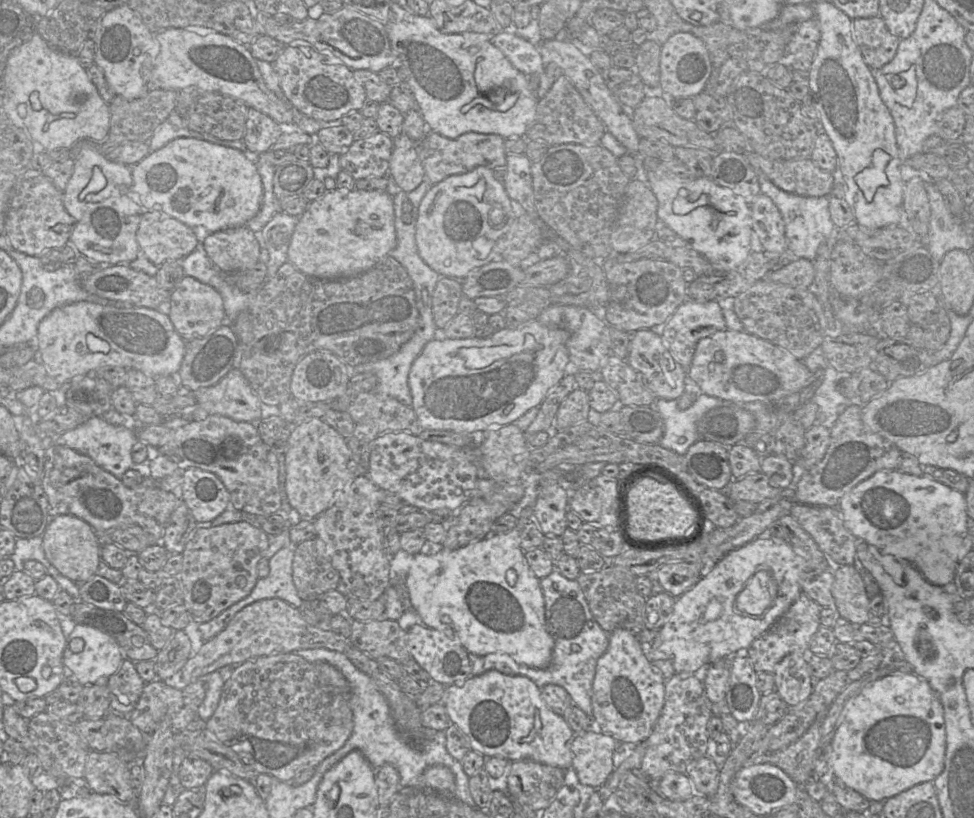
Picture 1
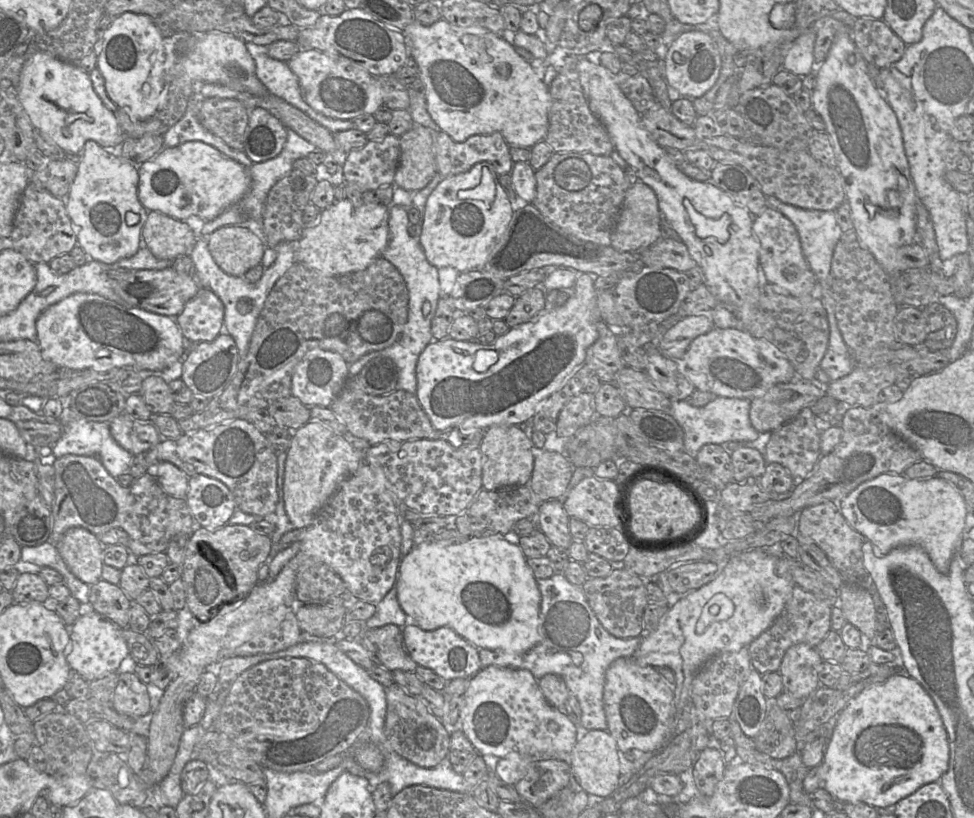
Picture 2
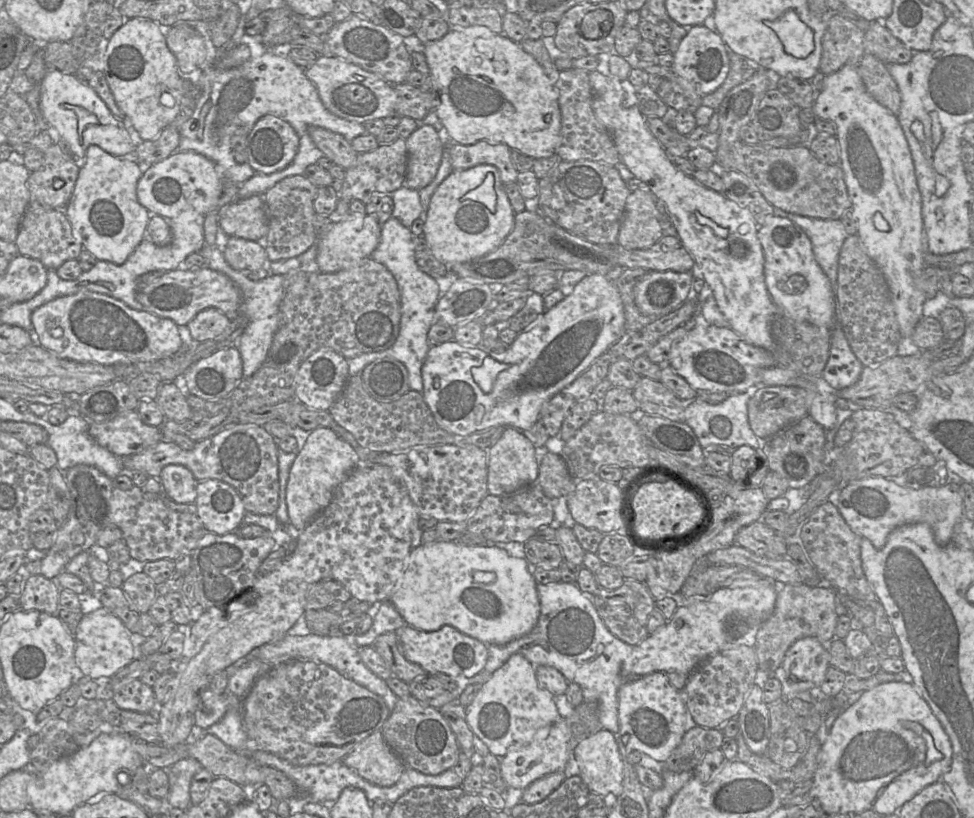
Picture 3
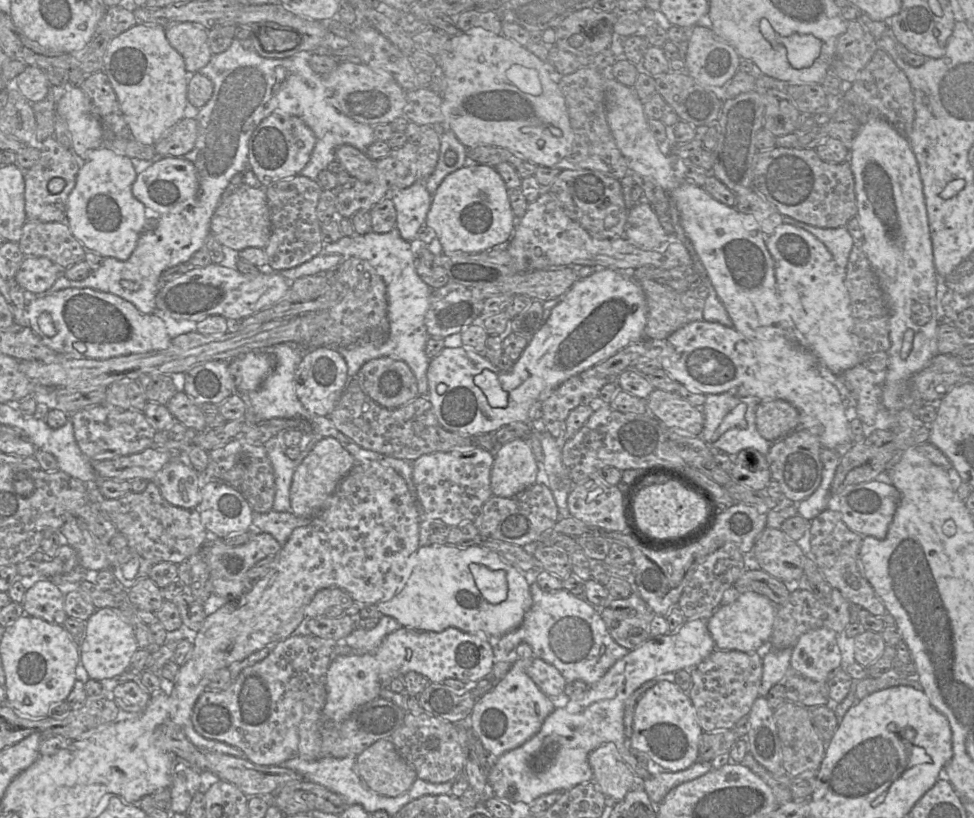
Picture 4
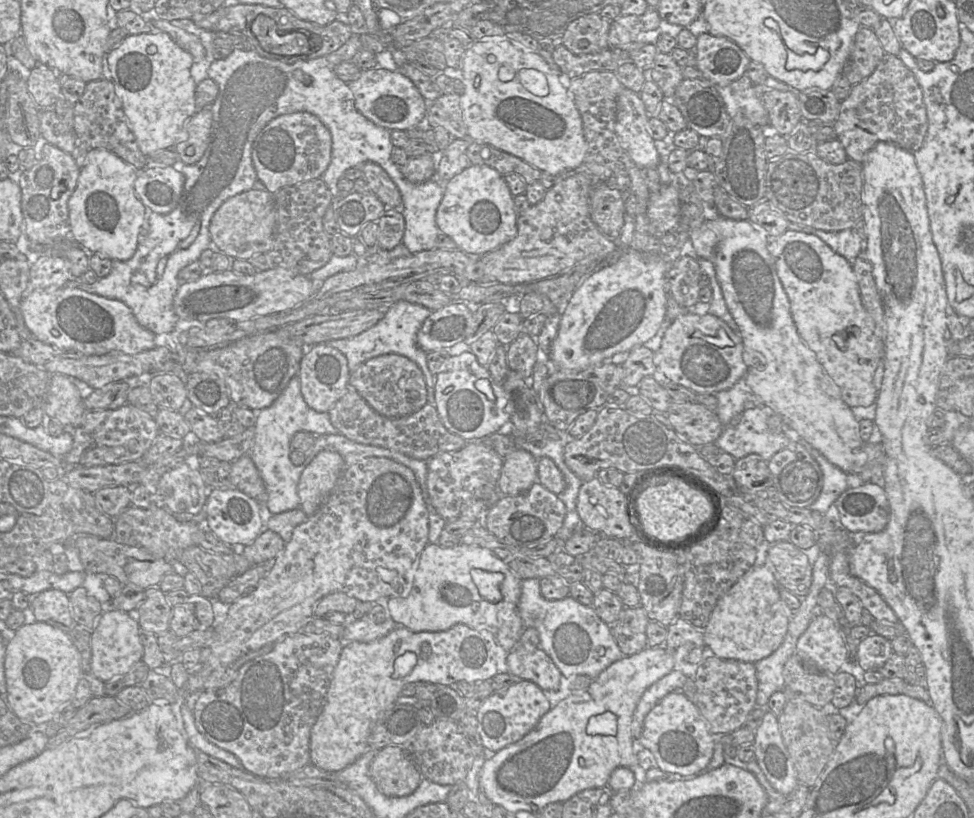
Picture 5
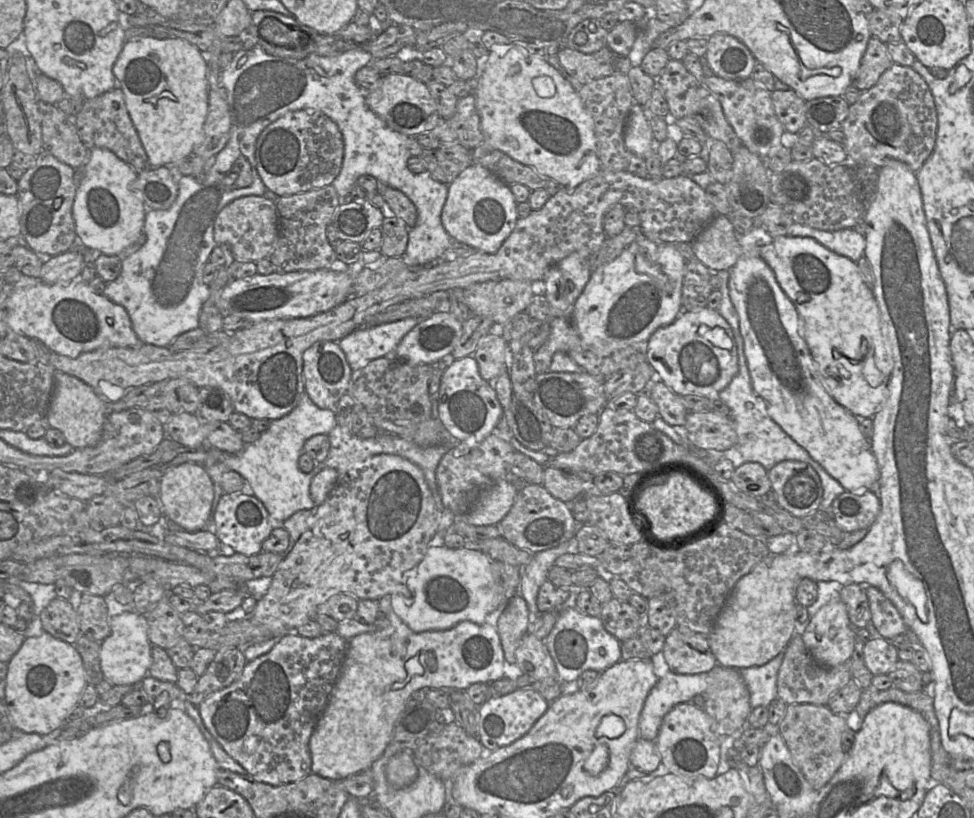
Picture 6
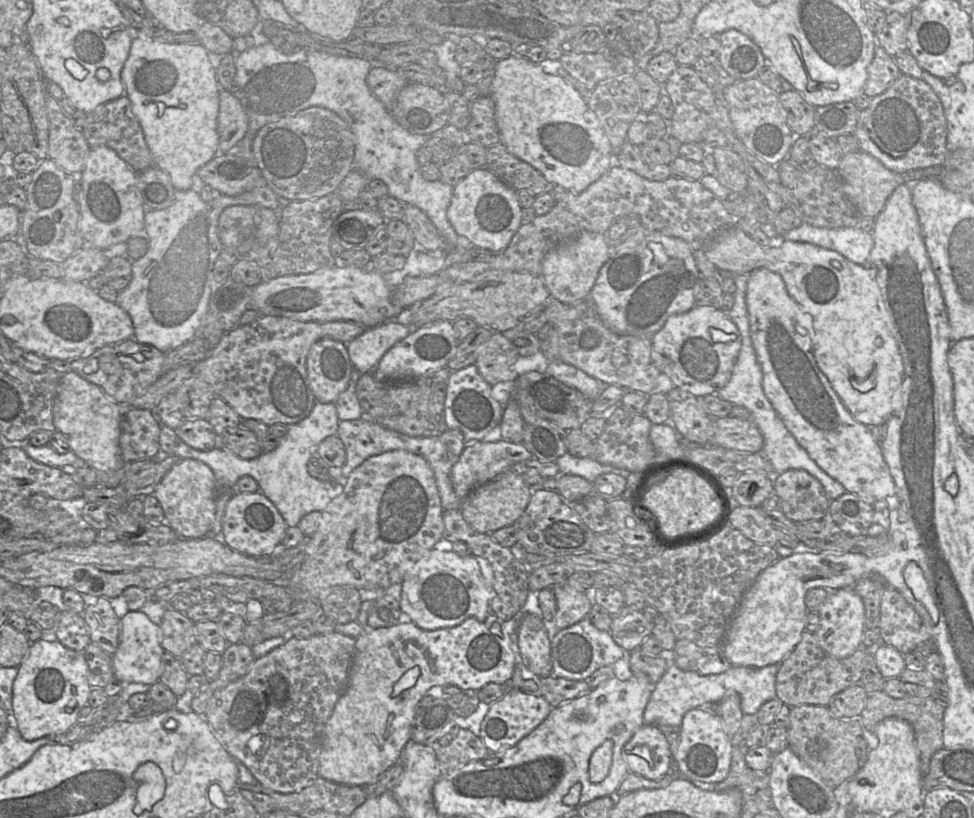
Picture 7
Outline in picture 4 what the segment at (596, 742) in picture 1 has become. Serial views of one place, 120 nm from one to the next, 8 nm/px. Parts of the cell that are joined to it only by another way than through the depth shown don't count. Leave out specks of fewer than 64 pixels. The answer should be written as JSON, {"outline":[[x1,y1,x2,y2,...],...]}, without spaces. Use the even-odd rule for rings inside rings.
{"outline":[[614,743,595,749,588,760,593,782,607,798,620,801,632,789,636,775,625,764]]}

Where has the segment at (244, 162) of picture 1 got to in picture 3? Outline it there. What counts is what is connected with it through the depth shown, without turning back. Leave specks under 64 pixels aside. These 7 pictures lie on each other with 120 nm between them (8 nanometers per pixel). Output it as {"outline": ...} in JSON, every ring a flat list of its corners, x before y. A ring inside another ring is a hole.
{"outline":[[176,151,168,158,152,164,142,174,137,184,137,198,150,215,160,215,169,220,189,209,208,214,217,206,224,188,225,181,213,161,193,151]]}

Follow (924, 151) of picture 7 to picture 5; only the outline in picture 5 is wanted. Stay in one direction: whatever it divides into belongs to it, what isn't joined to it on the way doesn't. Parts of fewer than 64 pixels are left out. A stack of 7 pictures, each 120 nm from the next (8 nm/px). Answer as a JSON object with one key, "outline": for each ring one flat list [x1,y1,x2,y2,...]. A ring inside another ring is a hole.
{"outline":[[885,53,874,72,852,86,848,98,841,102,834,128,848,158,860,164,880,141,912,153,918,151,928,130,928,117,922,89,913,72,897,56]]}

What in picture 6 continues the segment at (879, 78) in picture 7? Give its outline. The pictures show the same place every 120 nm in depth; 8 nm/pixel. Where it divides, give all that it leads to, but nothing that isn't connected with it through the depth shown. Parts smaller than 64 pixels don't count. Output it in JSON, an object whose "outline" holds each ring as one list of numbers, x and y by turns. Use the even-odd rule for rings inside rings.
{"outline":[[871,36,866,51,861,58,853,85,860,91,870,89,892,64,887,45,875,36]]}

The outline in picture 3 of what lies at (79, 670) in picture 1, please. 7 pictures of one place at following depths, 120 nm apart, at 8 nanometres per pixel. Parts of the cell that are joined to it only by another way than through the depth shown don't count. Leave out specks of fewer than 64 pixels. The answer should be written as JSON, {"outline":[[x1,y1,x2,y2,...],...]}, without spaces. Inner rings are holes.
{"outline":[[105,607,83,615,74,634,74,658,85,676,96,680,112,677,133,660,138,658,138,644,120,618]]}

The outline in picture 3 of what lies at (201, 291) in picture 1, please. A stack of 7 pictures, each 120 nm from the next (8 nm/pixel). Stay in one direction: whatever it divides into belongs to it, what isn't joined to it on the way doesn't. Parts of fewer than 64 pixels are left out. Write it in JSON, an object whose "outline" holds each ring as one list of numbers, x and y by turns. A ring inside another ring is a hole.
{"outline":[[216,308,200,311,188,324,191,336,198,341,220,336,230,325,231,317]]}

